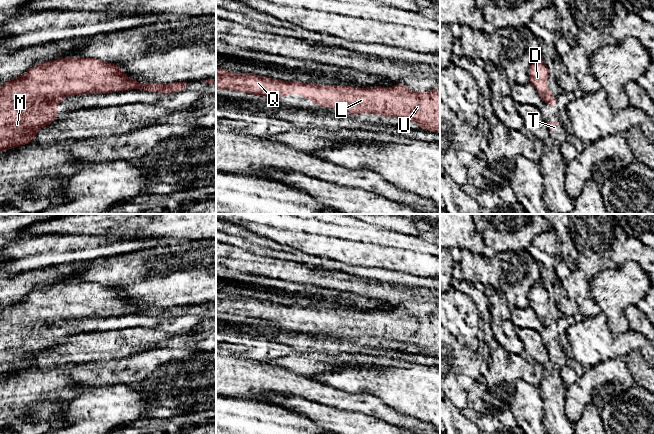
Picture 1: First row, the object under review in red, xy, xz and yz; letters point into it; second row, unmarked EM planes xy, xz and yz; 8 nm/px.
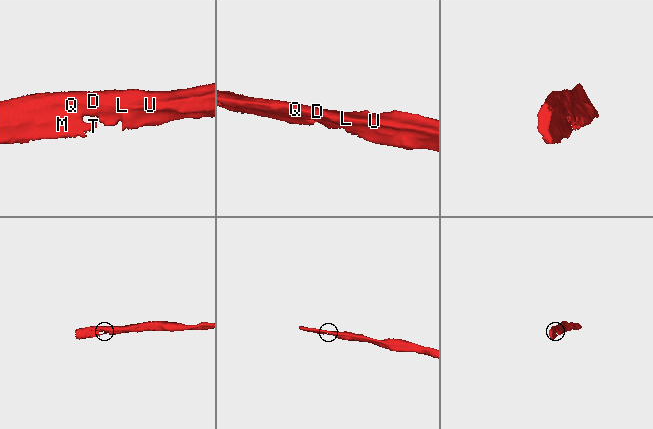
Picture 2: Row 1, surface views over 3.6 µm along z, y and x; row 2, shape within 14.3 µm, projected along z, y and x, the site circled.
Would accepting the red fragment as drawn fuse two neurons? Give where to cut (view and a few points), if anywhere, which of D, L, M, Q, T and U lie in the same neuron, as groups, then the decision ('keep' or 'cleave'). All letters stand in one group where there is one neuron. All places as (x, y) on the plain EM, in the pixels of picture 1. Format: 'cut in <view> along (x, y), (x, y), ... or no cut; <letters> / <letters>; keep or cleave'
no cut; D L M Q T U; keep

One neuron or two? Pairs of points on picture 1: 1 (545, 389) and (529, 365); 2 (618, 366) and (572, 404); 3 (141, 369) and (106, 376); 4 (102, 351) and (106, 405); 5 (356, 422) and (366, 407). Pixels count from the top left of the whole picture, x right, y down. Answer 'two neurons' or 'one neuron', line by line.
1: two neurons
2: one neuron
3: one neuron
4: two neurons
5: two neurons

